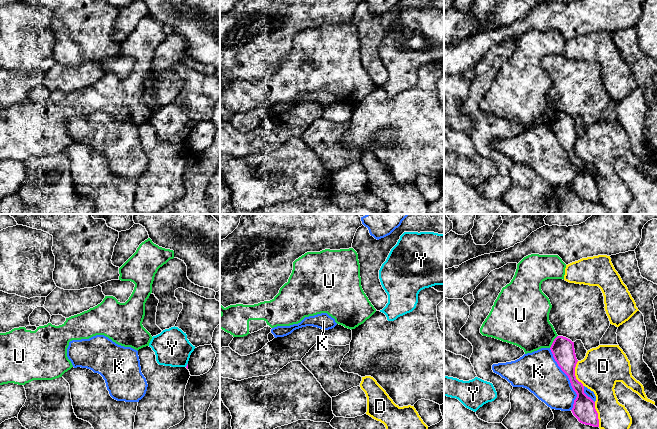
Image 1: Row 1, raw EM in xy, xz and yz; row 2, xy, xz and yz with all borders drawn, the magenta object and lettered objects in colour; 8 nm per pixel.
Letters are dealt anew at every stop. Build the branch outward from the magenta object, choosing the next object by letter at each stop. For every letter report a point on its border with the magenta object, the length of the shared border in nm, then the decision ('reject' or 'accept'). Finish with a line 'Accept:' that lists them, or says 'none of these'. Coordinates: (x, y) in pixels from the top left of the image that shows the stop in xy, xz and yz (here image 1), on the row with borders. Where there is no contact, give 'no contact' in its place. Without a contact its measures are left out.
D: meets magenta in yz at (574, 374); contact 220 nm long; reject
K: meets magenta in yz at (569, 379); contact 550 nm long; reject
U: meets magenta in yz at (553, 341); contact 120 nm long; reject
Y: meets magenta in xy at (187, 365); contact 40 nm long; reject
Accept: none of these

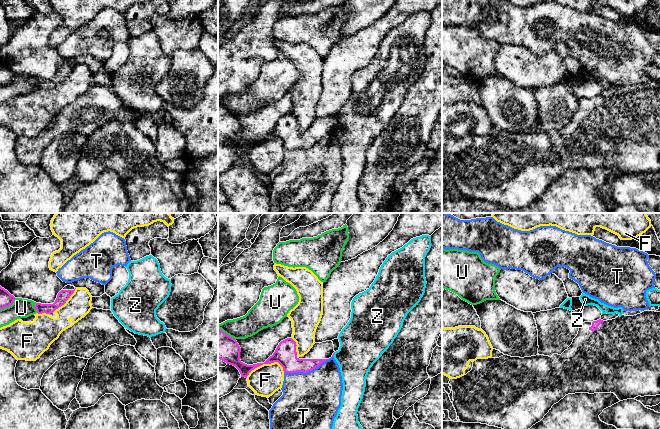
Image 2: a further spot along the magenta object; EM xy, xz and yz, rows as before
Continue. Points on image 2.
F: meets magenta in xz at (265, 363); contact 320 nm long; reject
T: meets magenta in xz at (307, 371); contact 400 nm long; reject
U: meets magenta in xy at (35, 307); contact 80 nm long; reject
Z: meets magenta in xz at (333, 354); contact 40 nm long; reject
Accept: none of these

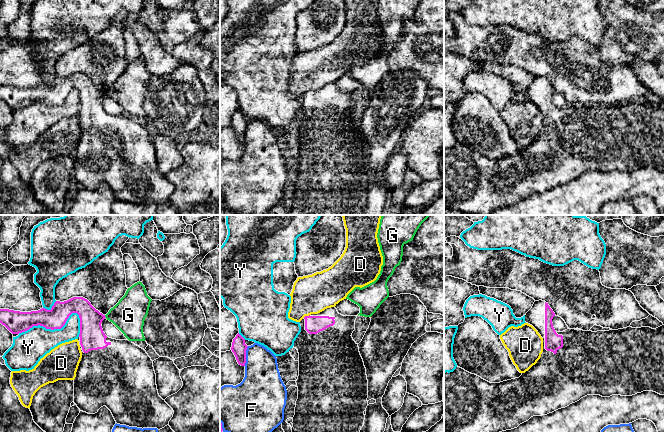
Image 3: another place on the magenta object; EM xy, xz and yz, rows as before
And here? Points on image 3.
D: meets magenta in xz at (306, 316); contact 60 nm long; reject
F: meets magenta in xz at (245, 356); contact 160 nm long; reject
G: meets magenta in xy at (104, 316); contact 30 nm long; reject
Y: meets magenta in xy at (51, 329); contact 500 nm long; reject
Accept: none of these

